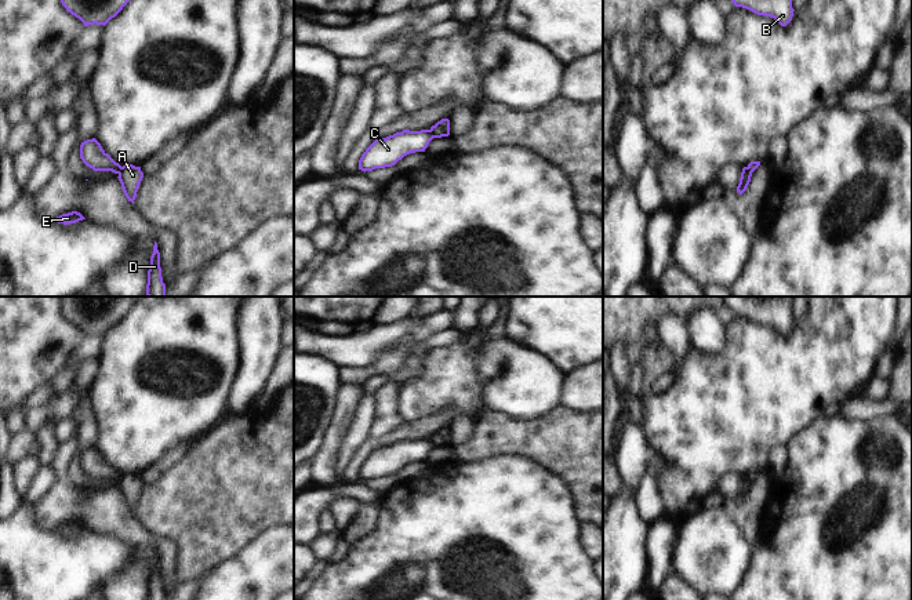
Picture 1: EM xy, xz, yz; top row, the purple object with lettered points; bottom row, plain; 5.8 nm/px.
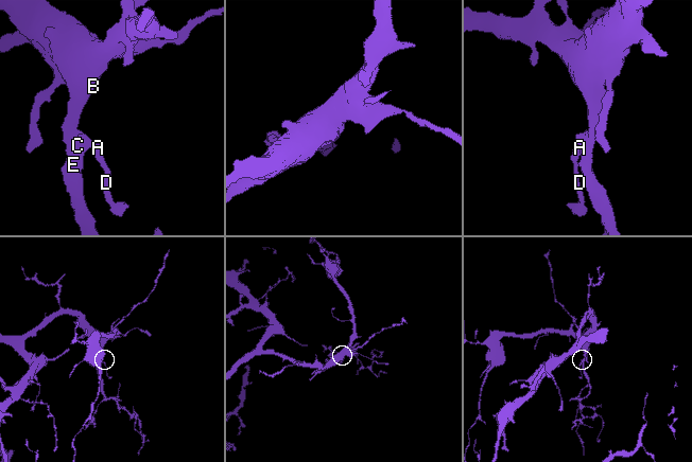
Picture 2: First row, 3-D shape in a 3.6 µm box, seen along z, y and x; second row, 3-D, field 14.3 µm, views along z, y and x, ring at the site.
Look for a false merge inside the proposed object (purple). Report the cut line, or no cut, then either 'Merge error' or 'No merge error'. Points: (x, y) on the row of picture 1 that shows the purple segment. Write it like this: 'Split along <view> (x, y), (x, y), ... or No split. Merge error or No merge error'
Split along xz (428, 130), (433, 137). Merge error.

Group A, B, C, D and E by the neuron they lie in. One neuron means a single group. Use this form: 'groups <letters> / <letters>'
groups A D / B C E

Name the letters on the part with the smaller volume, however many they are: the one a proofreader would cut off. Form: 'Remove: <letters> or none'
Remove: A, D

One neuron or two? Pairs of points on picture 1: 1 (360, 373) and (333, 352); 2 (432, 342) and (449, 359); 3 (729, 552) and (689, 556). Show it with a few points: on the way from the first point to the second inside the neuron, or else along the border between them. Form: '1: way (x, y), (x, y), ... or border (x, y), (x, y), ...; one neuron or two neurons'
1: border (380, 351), (370, 364), (341, 367); two neurons
2: border (464, 334), (450, 344), (435, 346), (429, 351); two neurons
3: way (719, 556), (698, 556); one neuron

